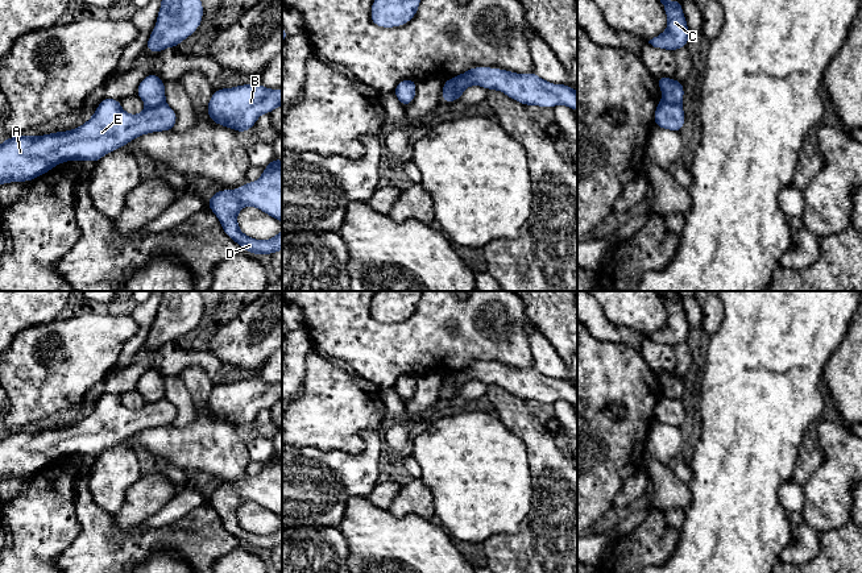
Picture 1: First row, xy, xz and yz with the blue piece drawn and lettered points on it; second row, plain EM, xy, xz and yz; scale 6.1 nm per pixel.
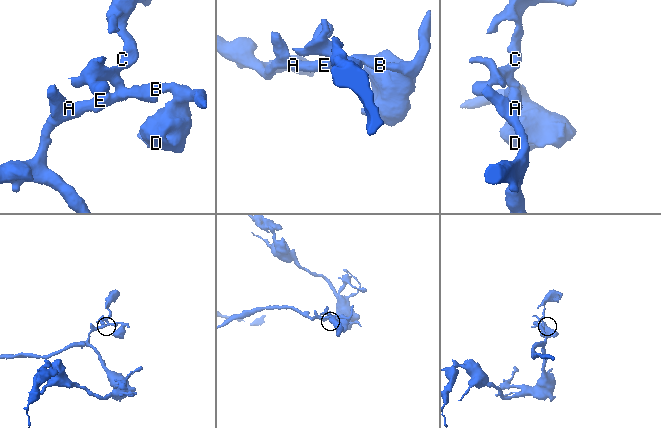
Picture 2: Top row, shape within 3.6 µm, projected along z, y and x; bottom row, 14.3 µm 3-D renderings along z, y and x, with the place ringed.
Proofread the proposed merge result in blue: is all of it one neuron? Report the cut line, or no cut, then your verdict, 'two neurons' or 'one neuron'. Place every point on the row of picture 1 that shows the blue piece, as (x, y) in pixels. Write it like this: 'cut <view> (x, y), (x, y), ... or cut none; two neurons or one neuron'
cut yz (663, 98), (680, 106); two neurons

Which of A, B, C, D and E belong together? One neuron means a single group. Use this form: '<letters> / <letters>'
A B D E / C

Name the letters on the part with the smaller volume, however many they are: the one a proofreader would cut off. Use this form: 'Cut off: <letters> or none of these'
Cut off: C

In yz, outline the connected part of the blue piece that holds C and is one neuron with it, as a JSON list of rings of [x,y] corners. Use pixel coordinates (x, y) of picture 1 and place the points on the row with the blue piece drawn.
[[[660,0],[660,3],[666,11],[668,25],[662,34],[650,40],[648,43],[651,43],[654,47],[672,51],[687,47],[689,30],[681,3],[679,0]]]

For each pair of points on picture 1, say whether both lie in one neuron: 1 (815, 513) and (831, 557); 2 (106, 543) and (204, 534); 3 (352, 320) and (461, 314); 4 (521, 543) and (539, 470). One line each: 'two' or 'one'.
1: two
2: one
3: one
4: one

